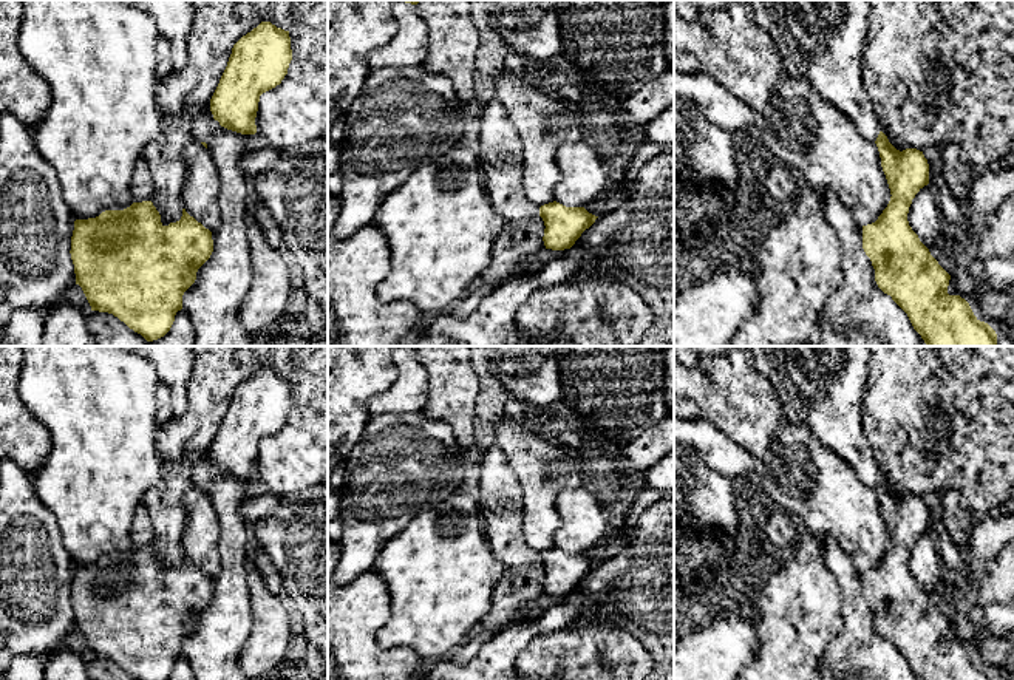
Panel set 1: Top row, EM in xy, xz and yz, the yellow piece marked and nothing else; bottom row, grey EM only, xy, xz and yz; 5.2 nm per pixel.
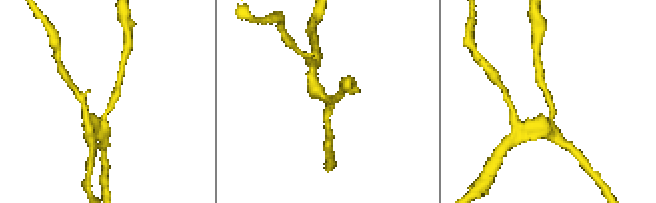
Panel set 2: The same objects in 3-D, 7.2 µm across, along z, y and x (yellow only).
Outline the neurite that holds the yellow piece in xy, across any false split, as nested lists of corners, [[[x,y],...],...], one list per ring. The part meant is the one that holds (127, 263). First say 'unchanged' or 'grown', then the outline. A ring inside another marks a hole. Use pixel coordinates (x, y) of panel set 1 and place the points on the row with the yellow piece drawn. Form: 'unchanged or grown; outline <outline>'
unchanged; outline [[[151,201],[76,219],[70,250],[76,284],[82,287],[91,311],[113,314],[147,342],[170,331],[176,312],[182,309],[184,292],[195,283],[198,269],[212,252],[212,232],[185,209],[179,221],[164,226]]]

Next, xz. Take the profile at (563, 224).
unchanged; outline [[[556,201],[541,206],[539,216],[546,226],[544,246],[552,250],[570,249],[598,218],[584,207],[566,207]]]

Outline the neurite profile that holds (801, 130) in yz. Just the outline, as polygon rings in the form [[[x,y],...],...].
[[[781,73],[779,87],[773,91],[757,130],[757,144],[771,162],[790,168],[813,189],[832,187],[861,227],[875,223],[887,207],[892,195],[876,144],[866,141],[852,121],[819,96],[807,79]]]

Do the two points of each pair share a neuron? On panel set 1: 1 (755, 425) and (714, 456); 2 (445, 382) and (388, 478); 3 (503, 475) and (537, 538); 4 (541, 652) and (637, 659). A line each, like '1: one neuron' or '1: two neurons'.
1: two neurons
2: two neurons
3: two neurons
4: one neuron

